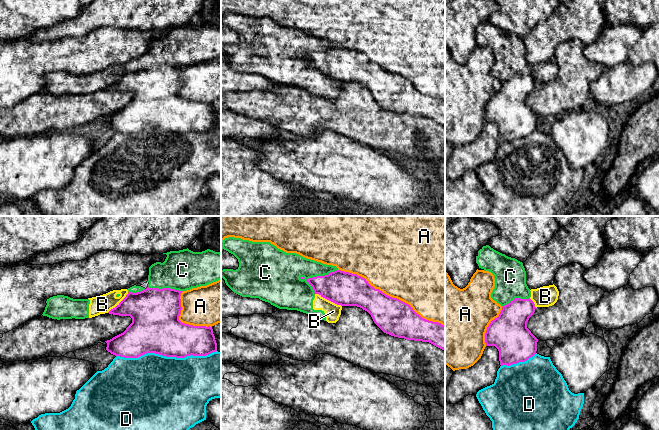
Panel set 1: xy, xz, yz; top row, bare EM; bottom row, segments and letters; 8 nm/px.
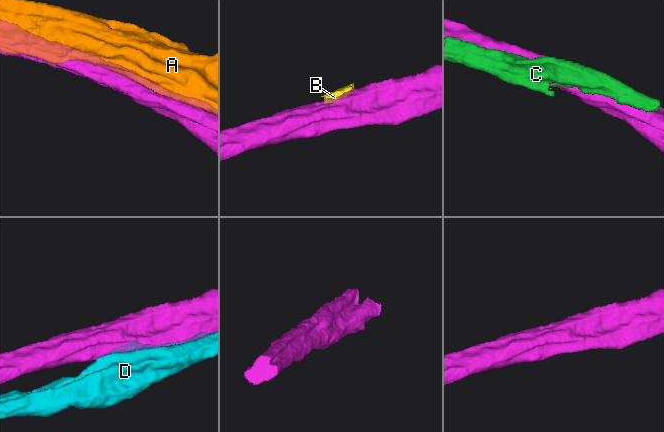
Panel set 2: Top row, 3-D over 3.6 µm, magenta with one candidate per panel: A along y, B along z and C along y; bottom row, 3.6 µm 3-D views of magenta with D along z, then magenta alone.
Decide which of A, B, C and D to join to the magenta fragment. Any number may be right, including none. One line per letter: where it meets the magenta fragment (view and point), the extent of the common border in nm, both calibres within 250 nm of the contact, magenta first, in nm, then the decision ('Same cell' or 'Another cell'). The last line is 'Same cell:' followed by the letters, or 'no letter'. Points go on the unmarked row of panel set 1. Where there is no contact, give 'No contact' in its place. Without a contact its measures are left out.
A: Touches magenta at xz (391, 73). Shared border 950 nm. Thickness 280 nm (magenta) against 480 nm. Another cell
B: Touches magenta at xz (328, 75). Shared border 240 nm. Thickness 280 nm (magenta) against 130 nm. Another cell
C: Touches magenta at xz (318, 52). Shared border 320 nm. Thickness 280 nm (magenta) against 280 nm. Another cell
D: Touches magenta at xy (166, 132). Shared border 800 nm. Thickness 400 nm (magenta) against 500 nm. Another cell
Same cell: no letter

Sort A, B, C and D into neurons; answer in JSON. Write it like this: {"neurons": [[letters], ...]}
{"neurons": [["A"], ["B", "C"], ["D"]]}

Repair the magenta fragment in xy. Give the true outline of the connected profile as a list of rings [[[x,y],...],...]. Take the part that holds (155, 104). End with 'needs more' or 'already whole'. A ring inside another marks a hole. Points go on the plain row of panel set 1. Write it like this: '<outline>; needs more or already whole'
[[[149,64],[126,73],[108,89],[119,92],[130,92],[132,99],[126,106],[105,117],[106,126],[124,134],[138,134],[147,129],[166,133],[185,134],[187,132],[206,132],[217,127],[217,119],[212,103],[193,102],[179,96],[181,90],[182,67],[170,64]]]; already whole

